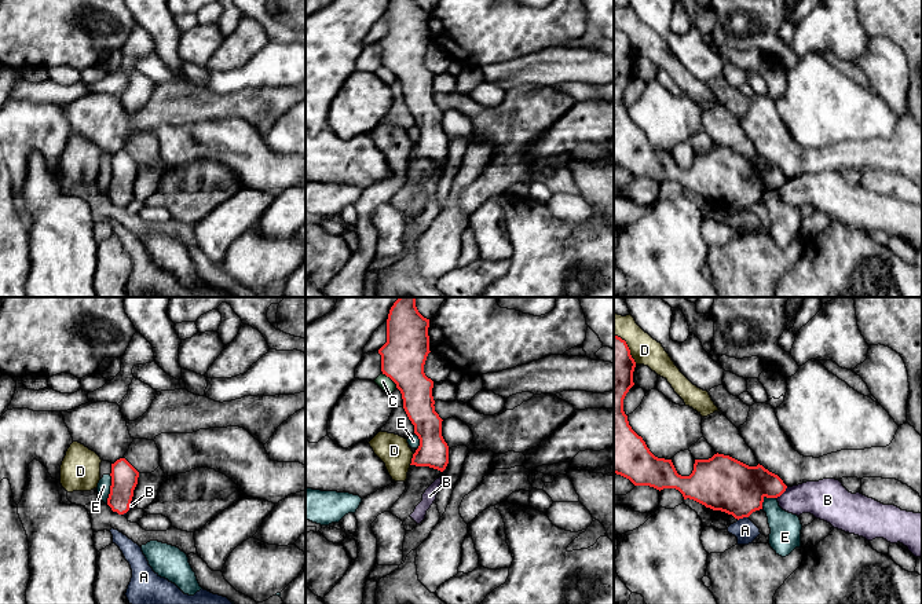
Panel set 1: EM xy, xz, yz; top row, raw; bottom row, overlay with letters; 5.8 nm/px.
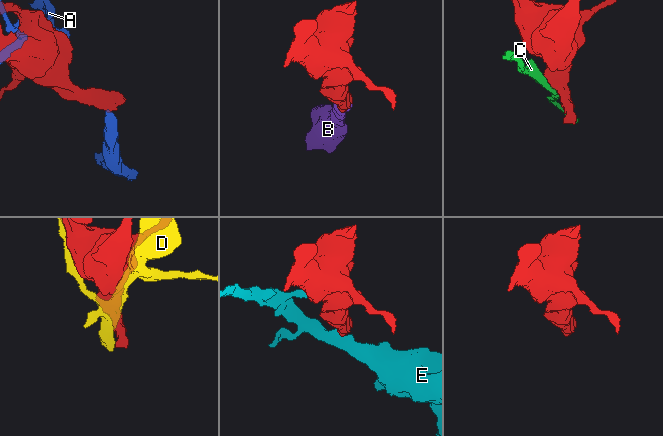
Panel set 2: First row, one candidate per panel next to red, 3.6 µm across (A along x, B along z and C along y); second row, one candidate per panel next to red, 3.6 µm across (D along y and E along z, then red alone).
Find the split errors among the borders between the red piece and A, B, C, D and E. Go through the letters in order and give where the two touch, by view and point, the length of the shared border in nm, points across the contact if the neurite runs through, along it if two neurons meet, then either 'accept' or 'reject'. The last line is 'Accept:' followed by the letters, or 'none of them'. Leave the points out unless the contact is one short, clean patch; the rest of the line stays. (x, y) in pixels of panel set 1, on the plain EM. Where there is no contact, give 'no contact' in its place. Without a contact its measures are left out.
A: contact yz (742, 209); length 70 nm; reject
B: contact yz (782, 185); length 100 nm; way yz (739, 182), (782, 185), (789, 190), (823, 190); accept
C: contact xz (390, 69); length 130 nm; border xz (381, 65), (397, 79); reject
D: contact xz (412, 150); length 80 nm; reject
E: contact xy (110, 180); length 170 nm; reject
Accept: B

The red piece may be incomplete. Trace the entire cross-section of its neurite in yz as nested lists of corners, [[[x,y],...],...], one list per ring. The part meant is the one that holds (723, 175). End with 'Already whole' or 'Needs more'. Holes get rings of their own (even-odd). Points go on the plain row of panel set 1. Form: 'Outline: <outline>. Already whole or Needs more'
Outline: [[[614,26],[614,165],[634,177],[659,183],[676,180],[684,191],[694,191],[738,212],[764,202],[765,188],[776,190],[789,205],[811,205],[867,233],[883,230],[890,235],[900,234],[915,249],[922,249],[922,205],[883,197],[860,184],[852,186],[839,172],[823,171],[787,179],[762,157],[749,158],[718,144],[709,151],[695,151],[689,168],[678,166],[672,151],[655,149],[629,117],[623,91],[634,77],[634,59],[626,33]]]. Needs more

